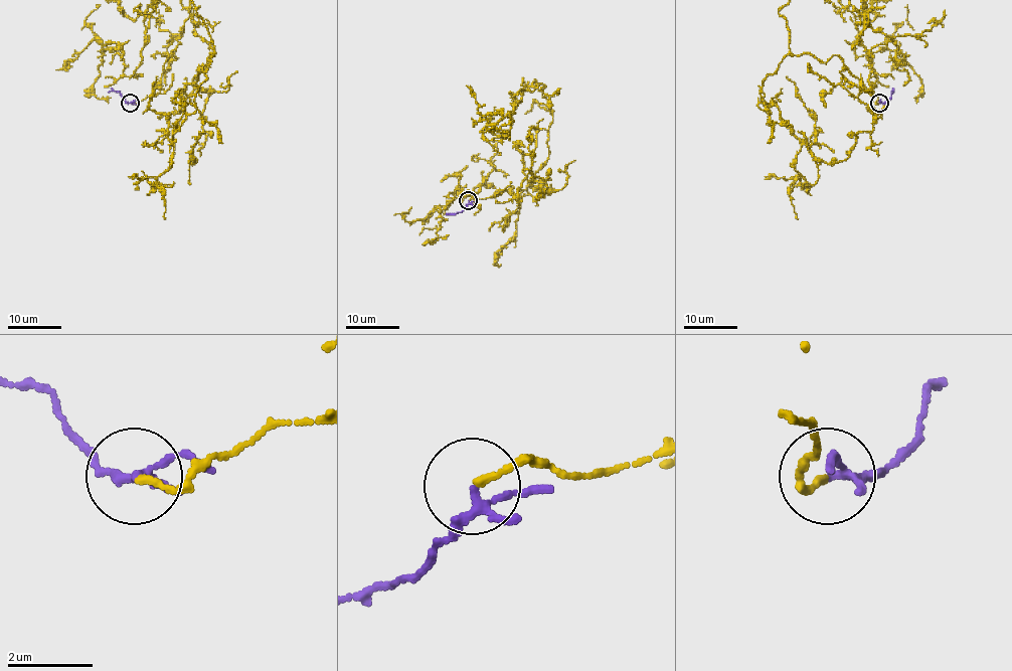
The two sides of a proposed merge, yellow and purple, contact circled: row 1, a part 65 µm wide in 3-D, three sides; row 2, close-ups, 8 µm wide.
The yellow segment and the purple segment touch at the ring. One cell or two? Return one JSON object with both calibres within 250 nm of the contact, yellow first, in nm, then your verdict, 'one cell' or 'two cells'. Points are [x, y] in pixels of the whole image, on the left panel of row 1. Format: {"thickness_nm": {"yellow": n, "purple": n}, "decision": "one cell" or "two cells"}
{"thickness_nm": {"yellow": 140, "purple": 140}, "decision": "two cells"}

